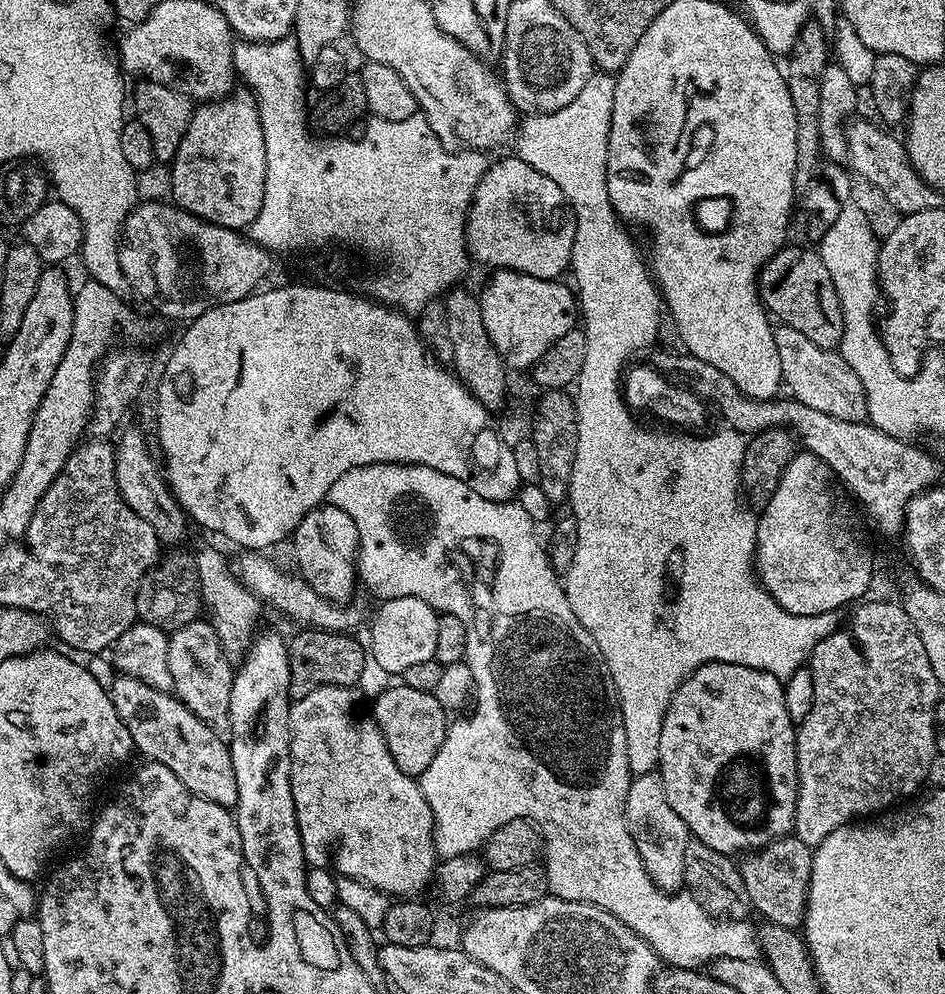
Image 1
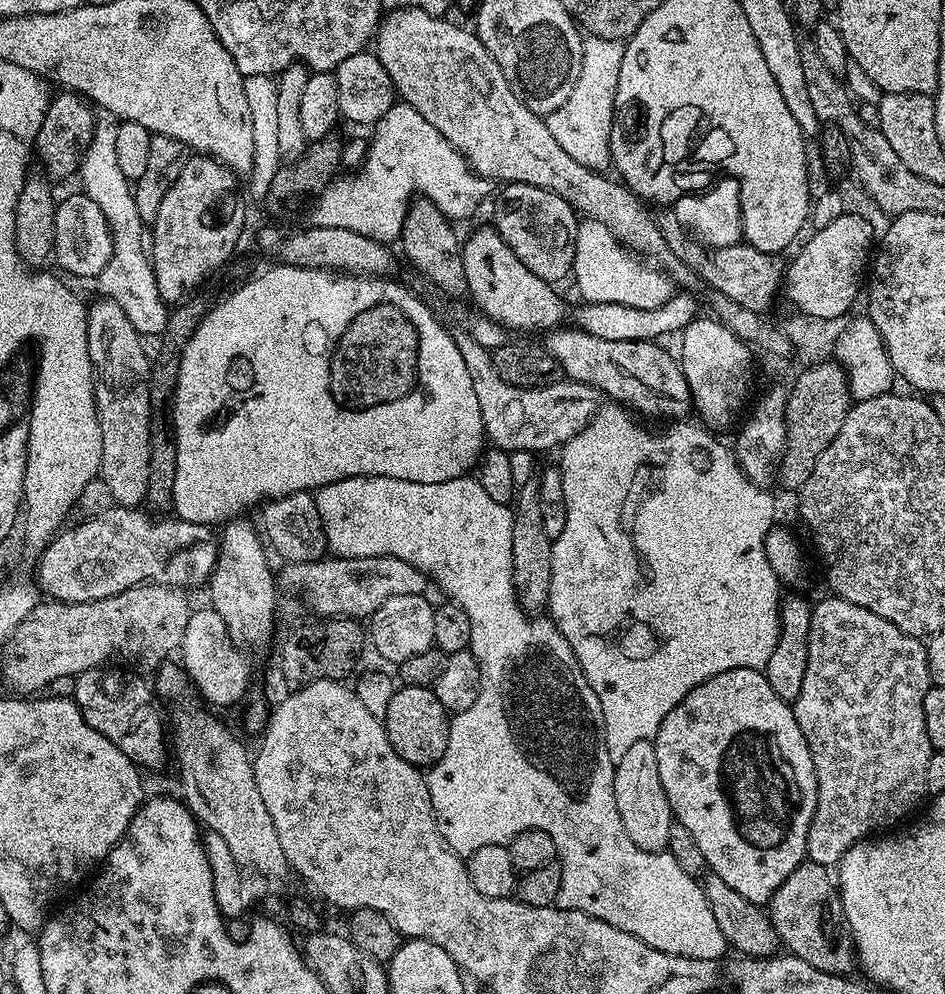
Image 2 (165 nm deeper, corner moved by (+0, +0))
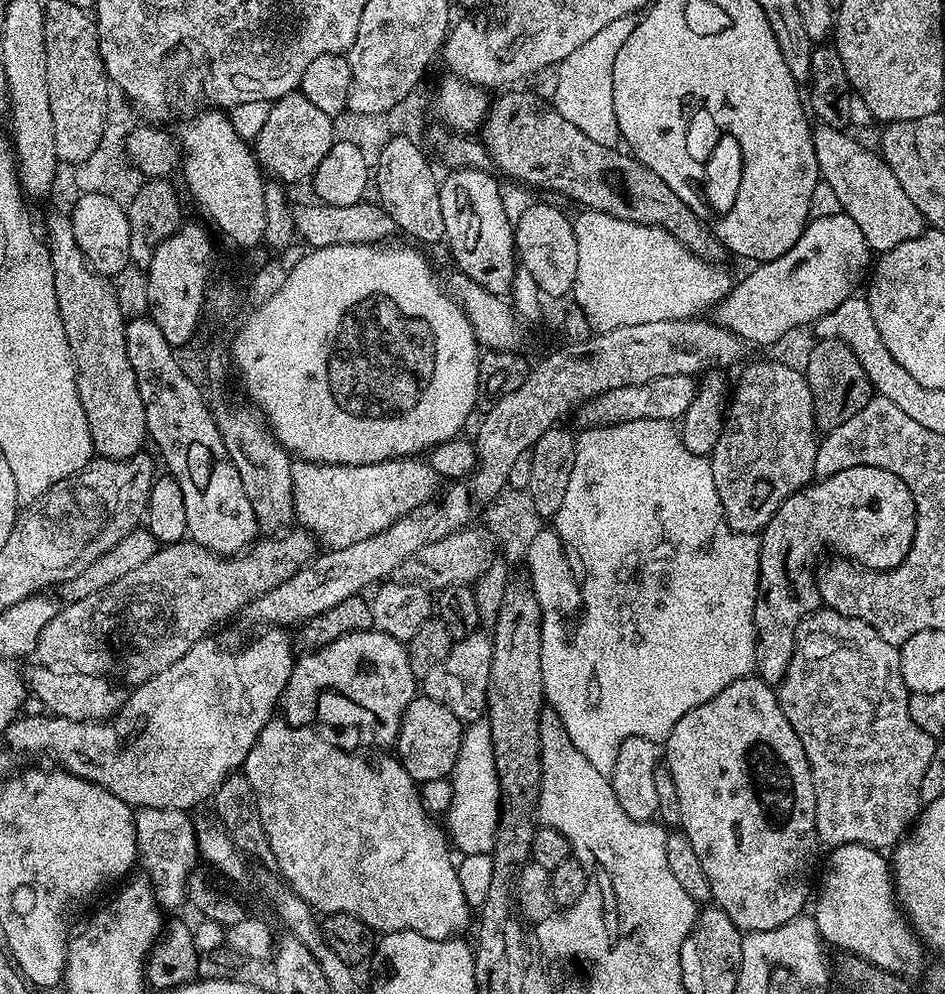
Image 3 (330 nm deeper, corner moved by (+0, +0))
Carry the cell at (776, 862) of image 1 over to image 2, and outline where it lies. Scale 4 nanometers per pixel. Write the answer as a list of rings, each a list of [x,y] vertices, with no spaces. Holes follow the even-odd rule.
[[[805,859],[774,890],[772,899],[766,905],[766,913],[773,924],[779,943],[789,953],[802,962],[810,962],[810,966],[818,966],[818,970],[826,970],[830,974],[847,976],[851,968],[857,967],[856,949],[852,943],[852,931],[848,928],[844,907],[840,901],[840,890],[827,867]]]

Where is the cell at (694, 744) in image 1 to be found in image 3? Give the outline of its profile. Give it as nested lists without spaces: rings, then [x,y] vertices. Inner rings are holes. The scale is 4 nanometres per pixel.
[[[756,674],[730,682],[730,686],[720,689],[718,694],[710,698],[710,702],[702,702],[694,710],[680,715],[678,722],[670,730],[666,747],[668,747],[666,767],[668,773],[674,778],[674,790],[678,790],[679,827],[686,834],[686,838],[690,838],[690,846],[694,846],[694,854],[698,856],[702,873],[705,875],[706,882],[709,883],[712,891],[711,899],[715,907],[721,908],[730,918],[730,922],[734,922],[734,926],[738,926],[744,934],[752,931],[772,930],[789,922],[795,916],[801,915],[805,911],[804,903],[808,900],[808,883],[812,880],[812,859],[816,856],[816,848],[818,849],[816,803],[808,759],[790,722],[786,722],[786,716],[782,714],[773,685],[760,679]]]

